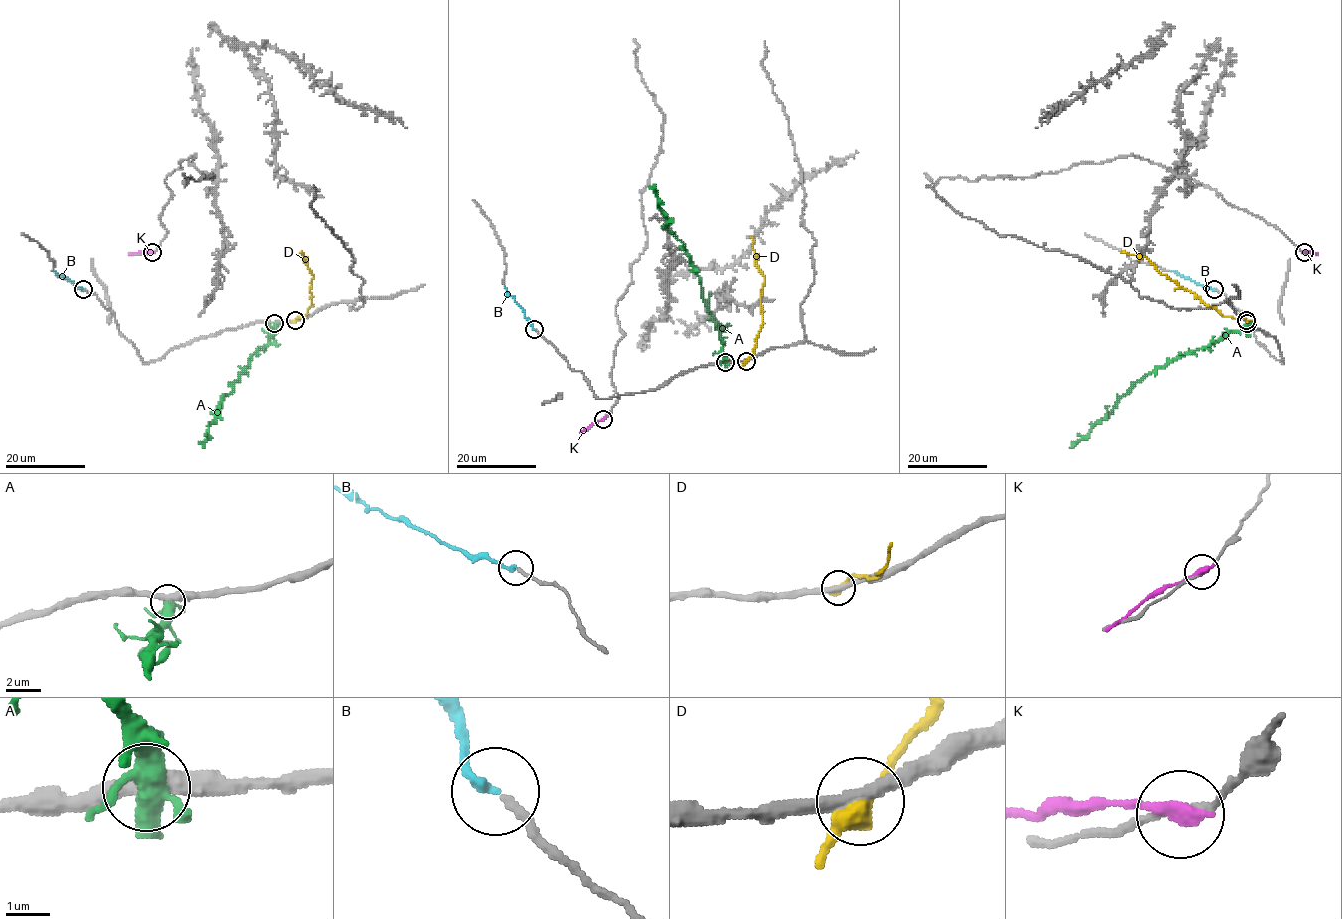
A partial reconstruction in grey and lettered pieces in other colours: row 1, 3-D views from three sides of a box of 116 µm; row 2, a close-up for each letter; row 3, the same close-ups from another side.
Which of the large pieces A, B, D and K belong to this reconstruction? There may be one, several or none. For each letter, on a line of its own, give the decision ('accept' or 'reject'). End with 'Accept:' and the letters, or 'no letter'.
A: reject
B: accept
D: reject
K: reject
Accept: B

